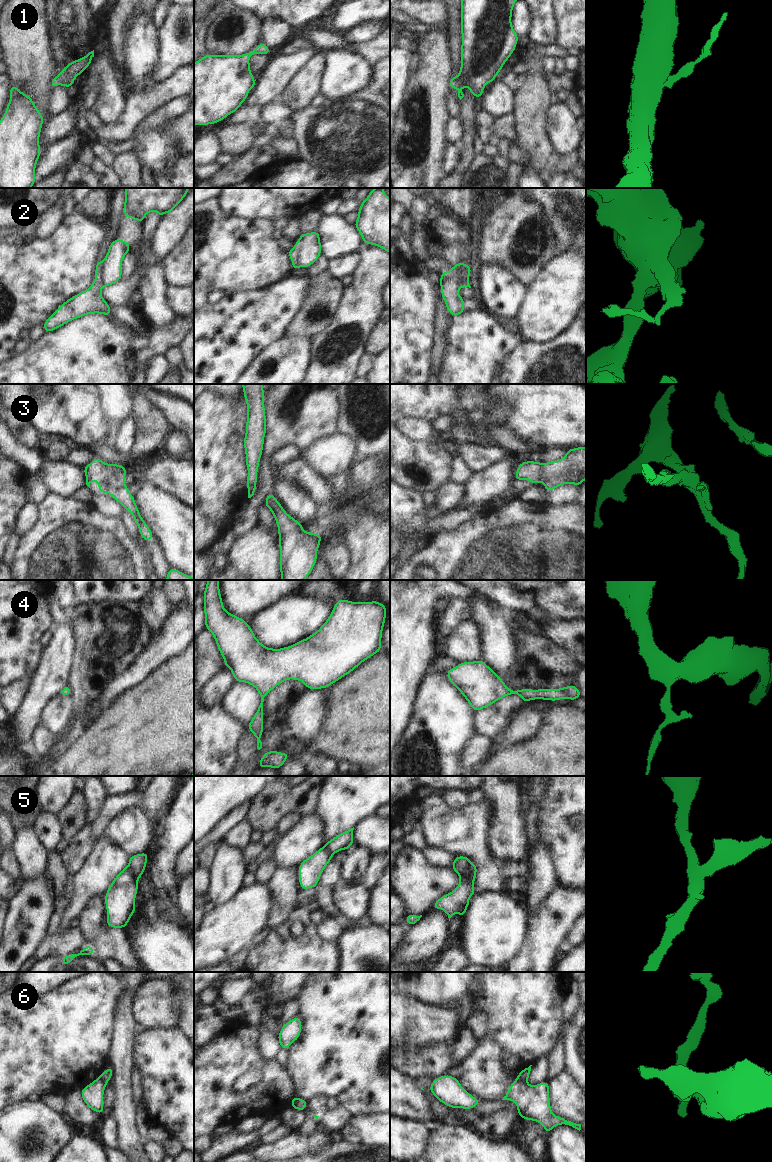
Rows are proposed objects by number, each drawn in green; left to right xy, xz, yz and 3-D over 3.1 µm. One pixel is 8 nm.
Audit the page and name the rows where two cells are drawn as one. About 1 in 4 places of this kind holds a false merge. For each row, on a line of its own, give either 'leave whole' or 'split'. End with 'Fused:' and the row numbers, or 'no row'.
1: leave whole
2: split
3: leave whole
4: leave whole
5: split
6: split
Fused: 2, 5, 6

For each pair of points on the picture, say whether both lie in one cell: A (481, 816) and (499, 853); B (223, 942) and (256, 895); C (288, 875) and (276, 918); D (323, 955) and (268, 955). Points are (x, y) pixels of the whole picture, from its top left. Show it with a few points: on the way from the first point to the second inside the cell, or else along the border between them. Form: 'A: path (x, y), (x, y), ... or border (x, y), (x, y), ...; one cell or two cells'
A: border (490, 811), (487, 835), (489, 853); two cells
B: path (229, 930), (252, 907); one cell
C: path (286, 886), (284, 907); one cell
D: path (309, 955), (282, 955); one cell

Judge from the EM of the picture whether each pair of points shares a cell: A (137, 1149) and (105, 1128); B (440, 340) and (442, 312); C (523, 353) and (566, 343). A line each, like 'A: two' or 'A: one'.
A: two
B: one
C: one

